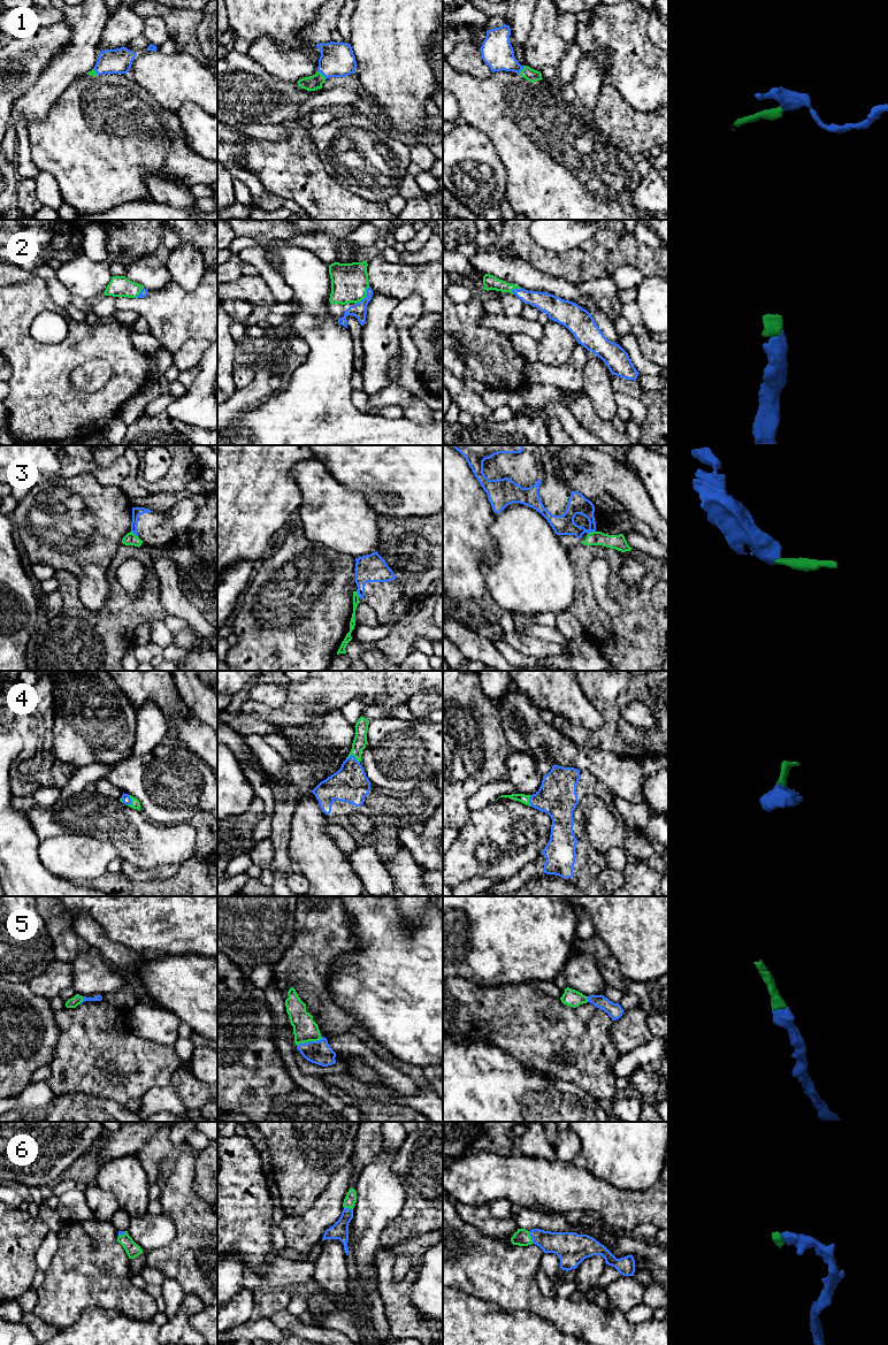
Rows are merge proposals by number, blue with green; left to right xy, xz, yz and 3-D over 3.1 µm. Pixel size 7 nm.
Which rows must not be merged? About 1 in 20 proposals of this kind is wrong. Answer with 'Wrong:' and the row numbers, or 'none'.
Wrong: 3

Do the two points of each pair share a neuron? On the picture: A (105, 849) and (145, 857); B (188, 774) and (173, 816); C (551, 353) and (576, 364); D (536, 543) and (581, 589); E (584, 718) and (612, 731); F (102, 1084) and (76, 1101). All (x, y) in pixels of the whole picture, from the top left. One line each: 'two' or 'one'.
A: two
B: one
C: two
D: two
E: two
F: two

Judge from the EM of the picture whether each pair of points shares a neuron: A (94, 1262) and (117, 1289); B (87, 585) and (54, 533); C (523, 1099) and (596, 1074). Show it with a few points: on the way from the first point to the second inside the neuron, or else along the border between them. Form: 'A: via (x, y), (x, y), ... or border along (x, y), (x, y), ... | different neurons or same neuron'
A: via (98, 1269), (110, 1282) | same neuron
B: via (87, 572), (87, 566), (67, 545) | same neuron
C: border along (545, 1075), (552, 1078), (572, 1080), (594, 1098) | different neurons

